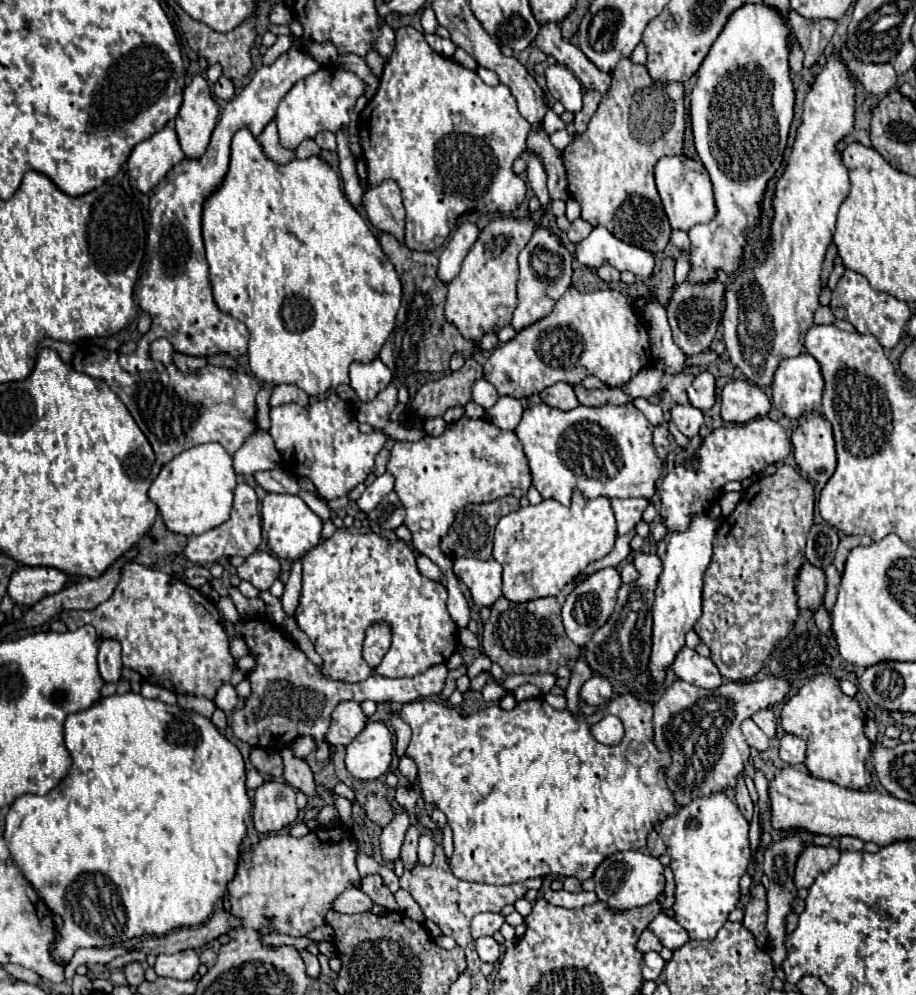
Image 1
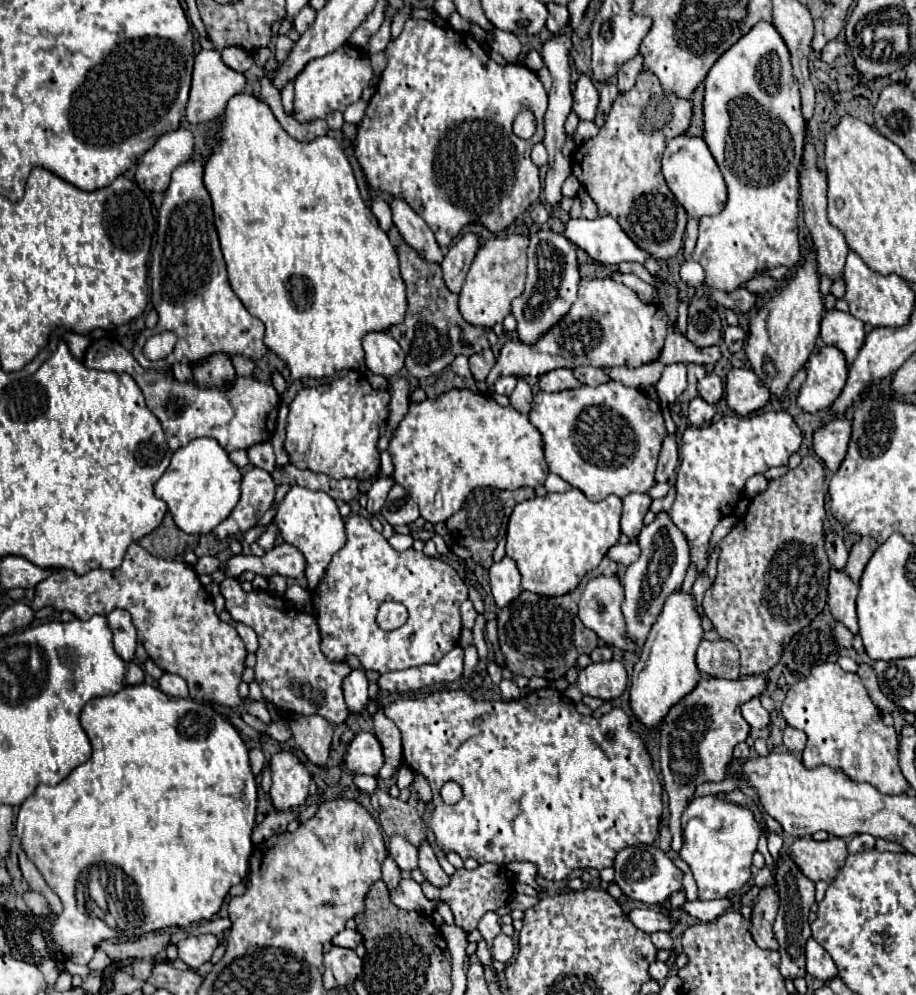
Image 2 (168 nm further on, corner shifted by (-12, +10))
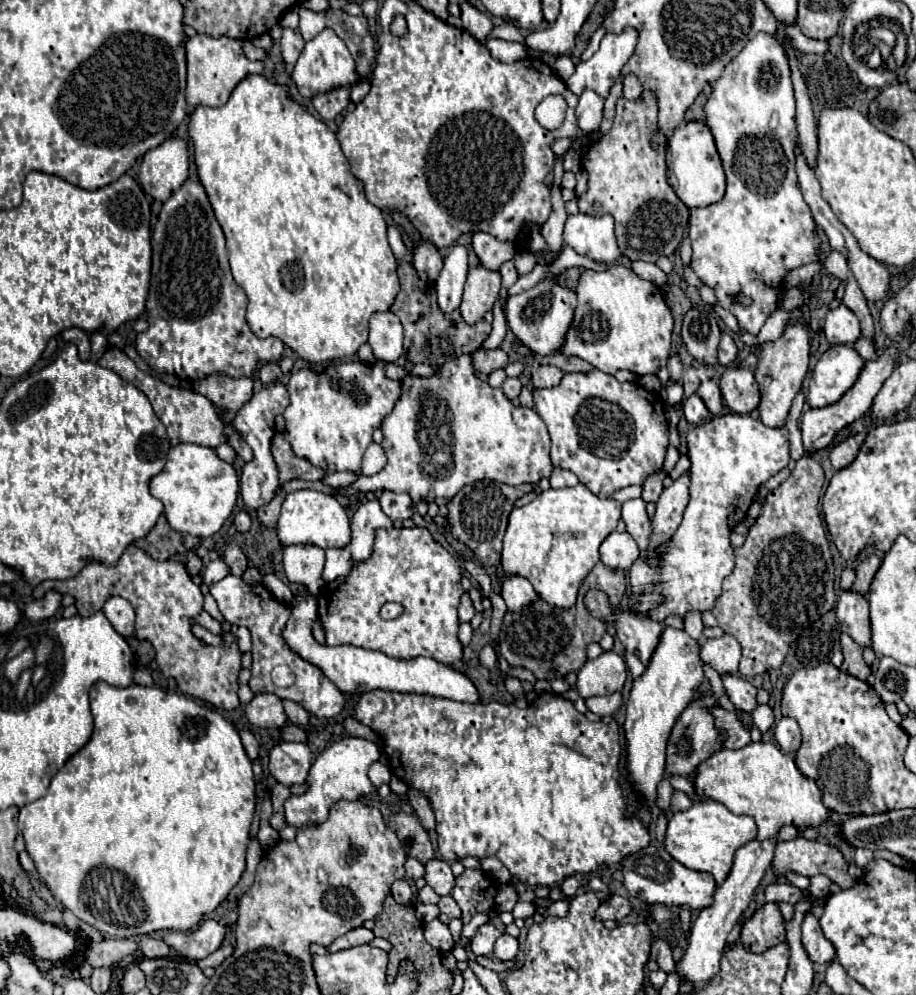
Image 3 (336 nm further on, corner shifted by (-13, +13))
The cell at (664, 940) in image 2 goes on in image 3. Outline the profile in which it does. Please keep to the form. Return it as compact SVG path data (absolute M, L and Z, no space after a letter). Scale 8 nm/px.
M656 938L656 940L652 942L652 958L658 962L660 970L664 970L666 974L670 974L670 972L676 970L676 964L674 964L674 960L672 960L672 950L670 950L668 940Z

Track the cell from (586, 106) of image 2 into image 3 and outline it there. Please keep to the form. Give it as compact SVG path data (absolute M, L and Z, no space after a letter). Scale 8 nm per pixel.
M584 90L580 94L576 106L576 120L582 132L590 134L598 130L602 120L602 106L604 106L604 98L600 98L600 94L596 94L594 90Z

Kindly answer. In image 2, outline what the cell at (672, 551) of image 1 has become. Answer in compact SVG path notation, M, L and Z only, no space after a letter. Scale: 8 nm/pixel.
M675 591L663 607L657 623L653 625L643 649L641 657L633 667L631 675L631 691L629 691L629 707L635 719L645 725L649 731L655 731L659 723L665 719L669 709L679 703L685 695L689 695L701 679L701 673L695 663L695 651L703 639L701 617L695 611L691 595L683 595Z

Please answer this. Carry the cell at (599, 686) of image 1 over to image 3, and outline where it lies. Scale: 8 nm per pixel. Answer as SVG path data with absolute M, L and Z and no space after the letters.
M604 652L594 660L588 660L580 672L578 672L578 680L576 686L572 686L572 690L576 690L582 698L592 698L592 696L606 696L606 694L614 694L620 692L622 686L626 682L626 664L624 658L614 654L614 652Z

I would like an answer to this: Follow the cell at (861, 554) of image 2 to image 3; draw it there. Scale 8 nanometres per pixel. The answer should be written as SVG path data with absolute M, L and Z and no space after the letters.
M876 554L864 558L858 566L856 566L856 582L854 582L854 590L860 592L860 594L866 594L868 588L870 588L870 582L874 578L874 572L878 570L880 566L880 558Z

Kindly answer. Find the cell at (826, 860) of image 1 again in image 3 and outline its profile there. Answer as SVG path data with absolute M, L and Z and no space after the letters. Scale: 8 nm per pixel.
M802 836L776 844L772 866L778 874L784 874L788 870L808 878L824 874L840 888L850 888L856 882L848 874L848 862L836 846L818 840L806 840Z

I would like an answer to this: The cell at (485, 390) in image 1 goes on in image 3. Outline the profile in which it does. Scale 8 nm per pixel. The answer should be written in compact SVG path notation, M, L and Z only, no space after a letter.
M506 378L504 384L502 384L502 390L504 390L504 394L506 394L508 398L518 398L520 388L522 388L522 384L520 384L518 378Z

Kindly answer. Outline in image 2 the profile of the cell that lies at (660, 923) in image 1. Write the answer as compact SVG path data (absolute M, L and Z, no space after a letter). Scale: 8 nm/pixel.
M635 907L633 911L629 911L629 919L637 929L645 933L671 931L673 927L673 921L669 915L663 915L659 909L651 909L651 907Z

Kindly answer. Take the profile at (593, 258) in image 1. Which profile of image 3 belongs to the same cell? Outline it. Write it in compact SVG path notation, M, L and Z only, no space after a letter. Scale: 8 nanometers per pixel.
M588 214L570 216L564 226L564 244L604 264L614 264L622 256L614 234L614 218L610 214L600 218Z

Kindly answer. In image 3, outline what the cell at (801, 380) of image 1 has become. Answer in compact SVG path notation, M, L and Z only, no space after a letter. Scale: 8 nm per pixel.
M846 344L830 346L816 362L810 384L808 404L810 408L822 408L834 404L858 378L864 360L860 354Z

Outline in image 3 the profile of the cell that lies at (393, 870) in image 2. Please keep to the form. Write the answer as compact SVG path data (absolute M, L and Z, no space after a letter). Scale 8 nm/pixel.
M400 878L400 880L396 880L394 884L392 884L392 896L396 898L396 902L400 902L400 904L410 904L410 900L412 900L412 888L410 888L410 884L404 880L404 878Z

